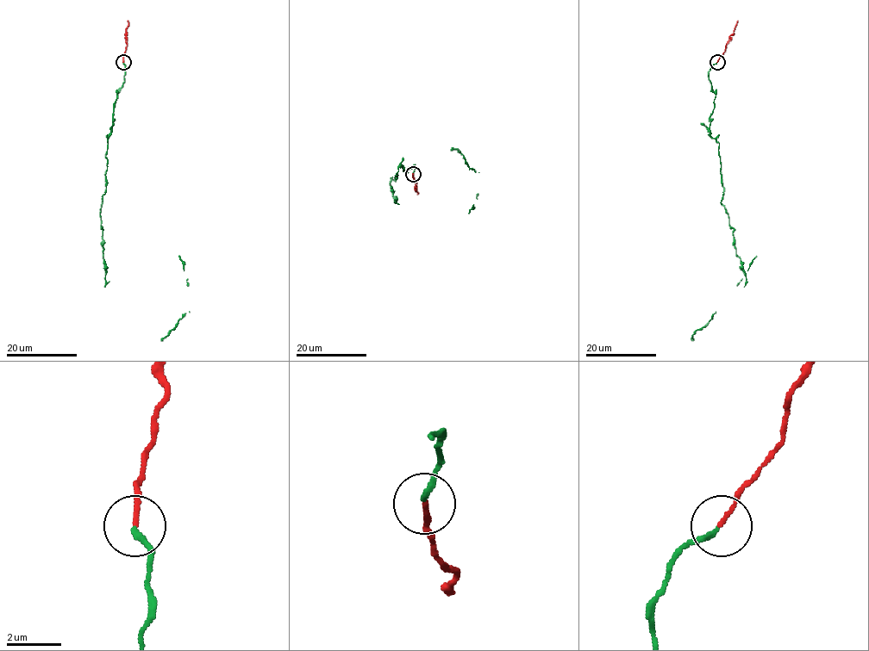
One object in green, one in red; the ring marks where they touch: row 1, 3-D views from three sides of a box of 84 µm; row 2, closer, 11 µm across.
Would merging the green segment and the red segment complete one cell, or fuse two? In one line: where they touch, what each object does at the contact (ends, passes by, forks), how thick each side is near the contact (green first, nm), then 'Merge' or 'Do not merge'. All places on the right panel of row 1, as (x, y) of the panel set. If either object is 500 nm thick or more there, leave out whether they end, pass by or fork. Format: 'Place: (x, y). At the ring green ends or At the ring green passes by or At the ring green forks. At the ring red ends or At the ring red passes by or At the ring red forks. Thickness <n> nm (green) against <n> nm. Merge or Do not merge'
Place: (717, 62). At the ring green ends. At the ring red ends. Thickness 200 nm (green) against 160 nm. Merge

